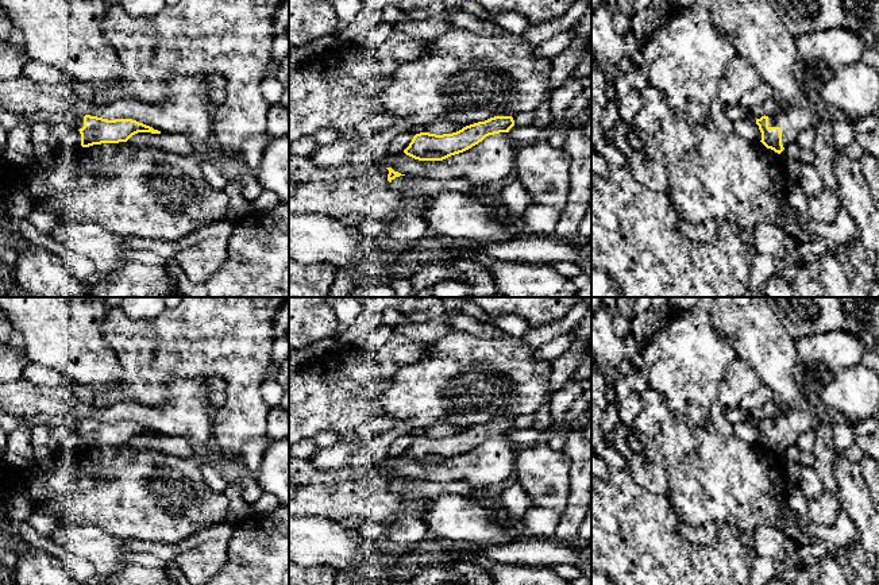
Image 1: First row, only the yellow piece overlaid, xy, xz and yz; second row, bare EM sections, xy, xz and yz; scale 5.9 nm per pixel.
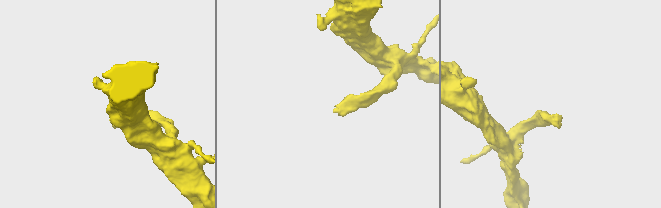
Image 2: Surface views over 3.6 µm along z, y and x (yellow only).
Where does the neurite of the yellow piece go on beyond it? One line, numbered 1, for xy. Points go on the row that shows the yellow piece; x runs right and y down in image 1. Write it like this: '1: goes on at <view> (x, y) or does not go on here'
1: goes on at xy (77, 122)

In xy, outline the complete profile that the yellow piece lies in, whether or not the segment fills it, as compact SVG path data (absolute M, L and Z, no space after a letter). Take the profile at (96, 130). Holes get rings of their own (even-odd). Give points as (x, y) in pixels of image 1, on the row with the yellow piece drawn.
M76 116L69 119L74 128L81 134L81 146L89 147L101 143L127 142L138 132L161 134L150 126L132 119L108 120L97 116Z

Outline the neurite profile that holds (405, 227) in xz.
M397 212L388 219L385 232L404 246L410 246L429 231L428 223L417 212Z

